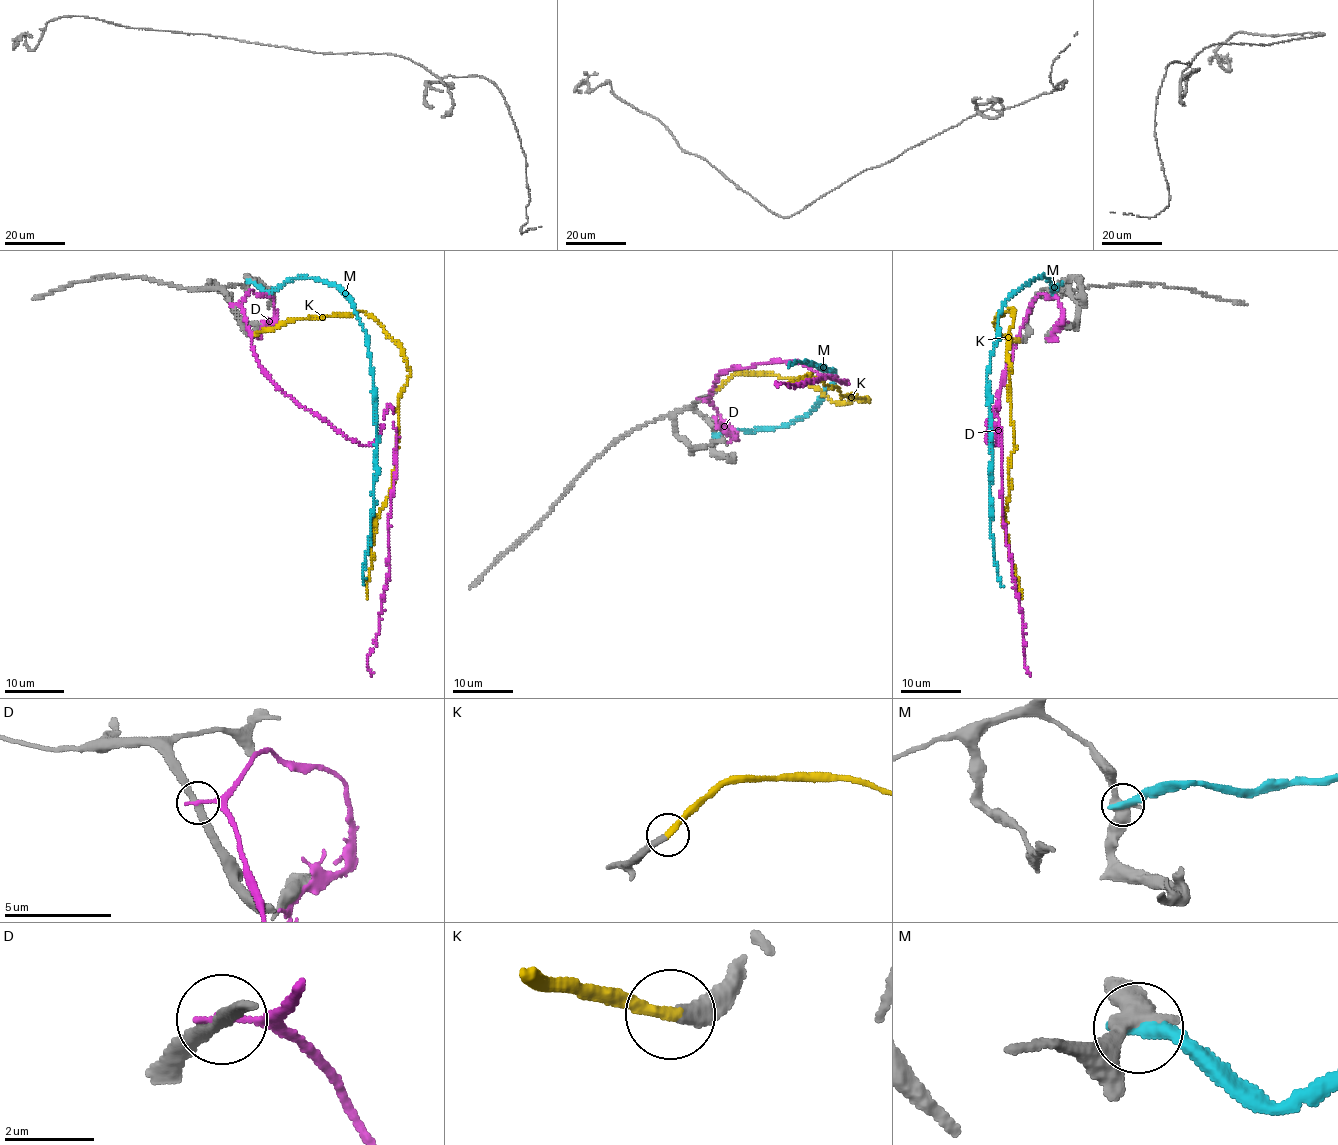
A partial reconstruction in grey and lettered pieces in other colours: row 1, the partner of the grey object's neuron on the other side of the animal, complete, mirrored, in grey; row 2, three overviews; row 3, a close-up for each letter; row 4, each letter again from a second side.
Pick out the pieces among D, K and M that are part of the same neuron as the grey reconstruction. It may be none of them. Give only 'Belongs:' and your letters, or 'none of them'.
Belongs: K

